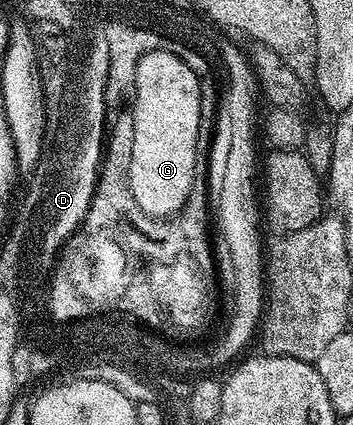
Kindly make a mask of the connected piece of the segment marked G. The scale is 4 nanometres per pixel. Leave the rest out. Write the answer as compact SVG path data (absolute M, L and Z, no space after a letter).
M145 52L140 57L135 69L135 91L132 98L132 106L134 105L134 123L132 119L132 128L128 133L128 182L130 184L130 192L132 193L132 197L136 197L136 205L140 205L140 209L144 209L144 213L148 213L153 219L166 219L167 217L177 216L185 208L187 201L190 200L190 190L194 184L194 170L196 169L196 137L197 130L200 129L201 81L198 74L194 72L193 67L189 67L180 57L174 56L170 52Z

